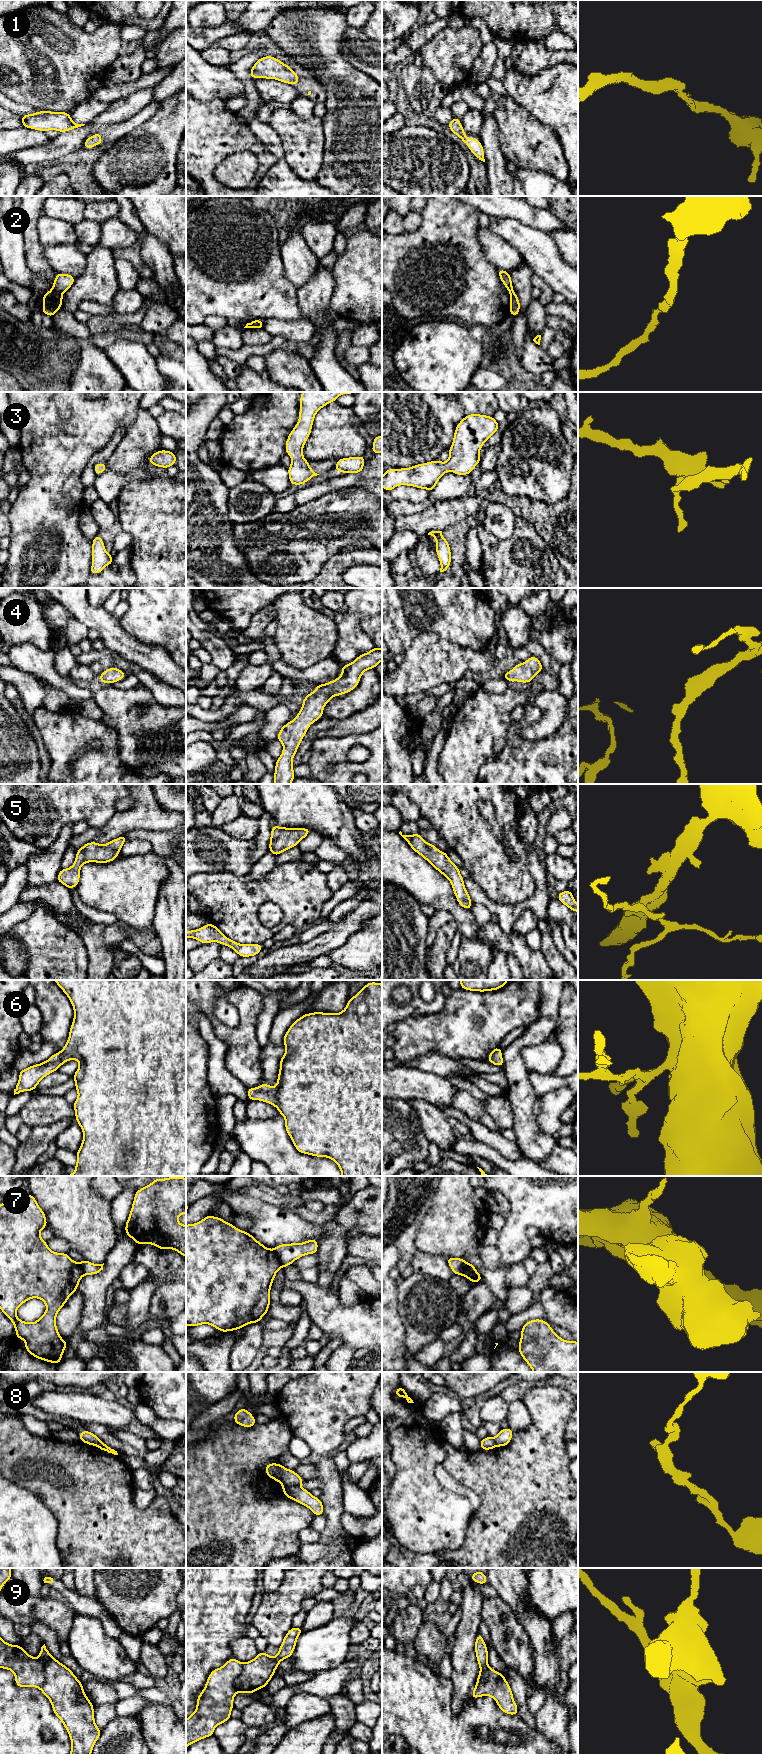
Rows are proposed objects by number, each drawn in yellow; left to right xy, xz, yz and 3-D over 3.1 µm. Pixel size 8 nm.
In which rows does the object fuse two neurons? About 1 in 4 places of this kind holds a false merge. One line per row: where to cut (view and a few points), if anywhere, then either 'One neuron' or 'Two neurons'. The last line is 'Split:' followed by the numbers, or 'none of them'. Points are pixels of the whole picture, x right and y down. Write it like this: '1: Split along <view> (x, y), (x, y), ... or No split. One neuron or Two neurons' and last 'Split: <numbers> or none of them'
1: No split. One neuron
2: Split along xy (52, 288), (61, 294). Two neurons
3: No split. One neuron
4: No split. One neuron
5: No split. One neuron
6: No split. One neuron
7: Split along xz (272, 1249), (282, 1267). Two neurons
8: Split along xz (283, 1485), (298, 1486). Two neurons
9: Split along xy (38, 1659), (43, 1665), (44, 1672), (44, 1682), (39, 1688). Two neurons
Split: 2, 7, 8, 9

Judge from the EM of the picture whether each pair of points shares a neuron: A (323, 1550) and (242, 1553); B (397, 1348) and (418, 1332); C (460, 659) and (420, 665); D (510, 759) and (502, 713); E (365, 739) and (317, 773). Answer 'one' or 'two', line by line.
A: two
B: two
C: one
D: two
E: one

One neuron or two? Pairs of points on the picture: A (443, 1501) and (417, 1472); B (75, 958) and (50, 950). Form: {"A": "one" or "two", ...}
{"A": "one", "B": "one"}

